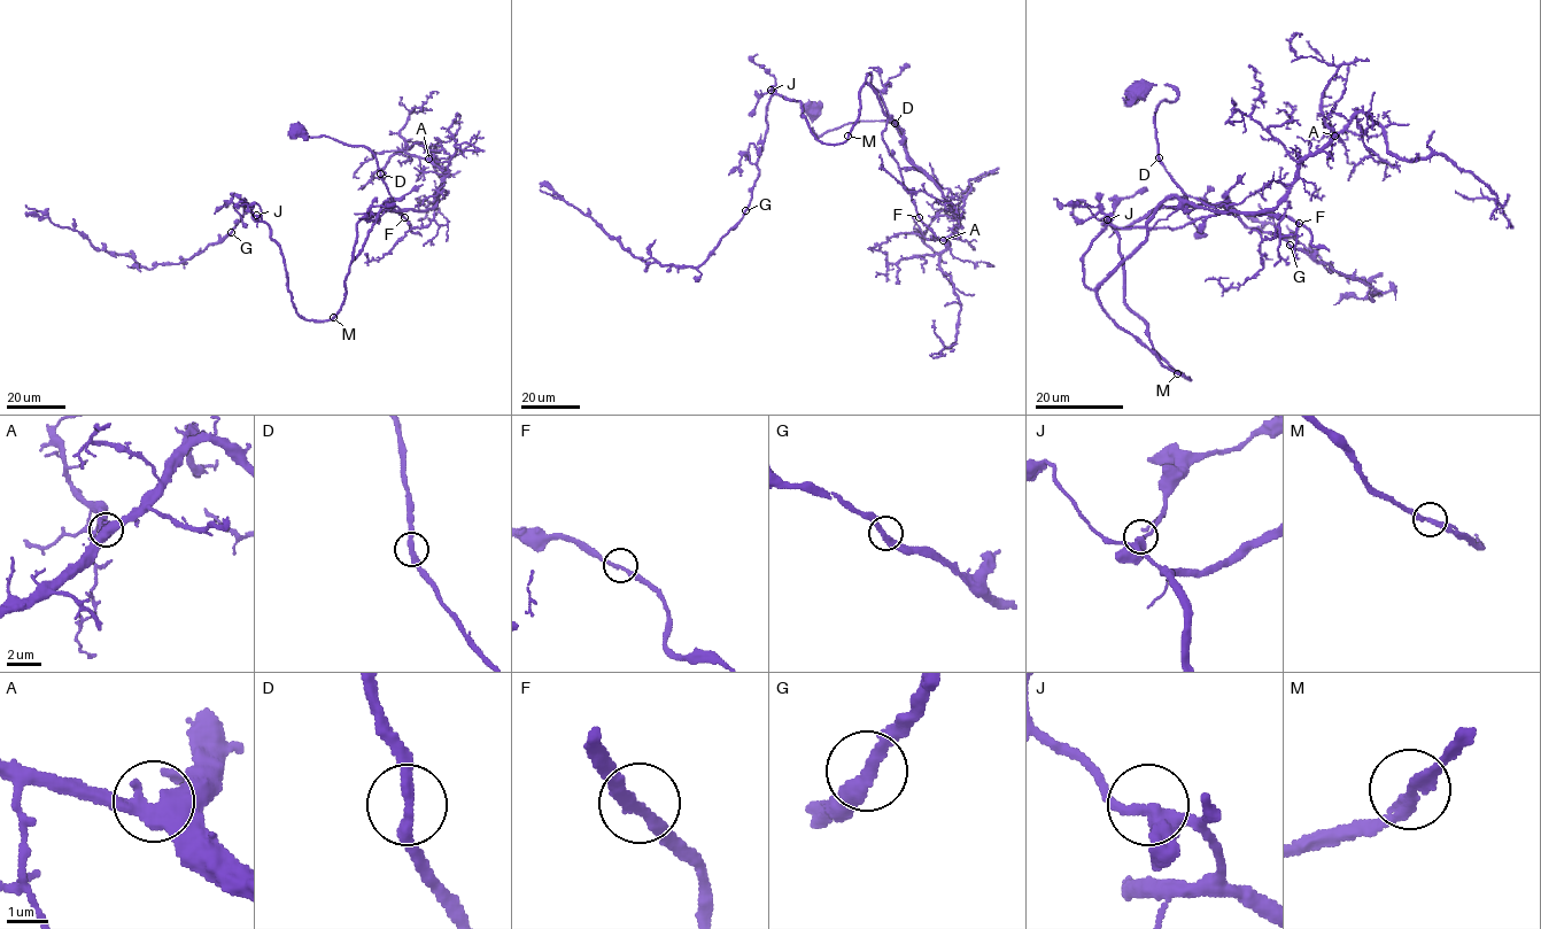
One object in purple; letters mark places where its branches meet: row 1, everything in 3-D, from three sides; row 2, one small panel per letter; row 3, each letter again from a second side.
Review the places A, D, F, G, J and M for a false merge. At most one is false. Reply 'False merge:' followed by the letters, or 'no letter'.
False merge: no letter

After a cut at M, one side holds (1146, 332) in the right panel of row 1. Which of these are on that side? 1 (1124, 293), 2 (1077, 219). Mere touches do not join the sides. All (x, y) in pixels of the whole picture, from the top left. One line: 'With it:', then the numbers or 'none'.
With it: 1

